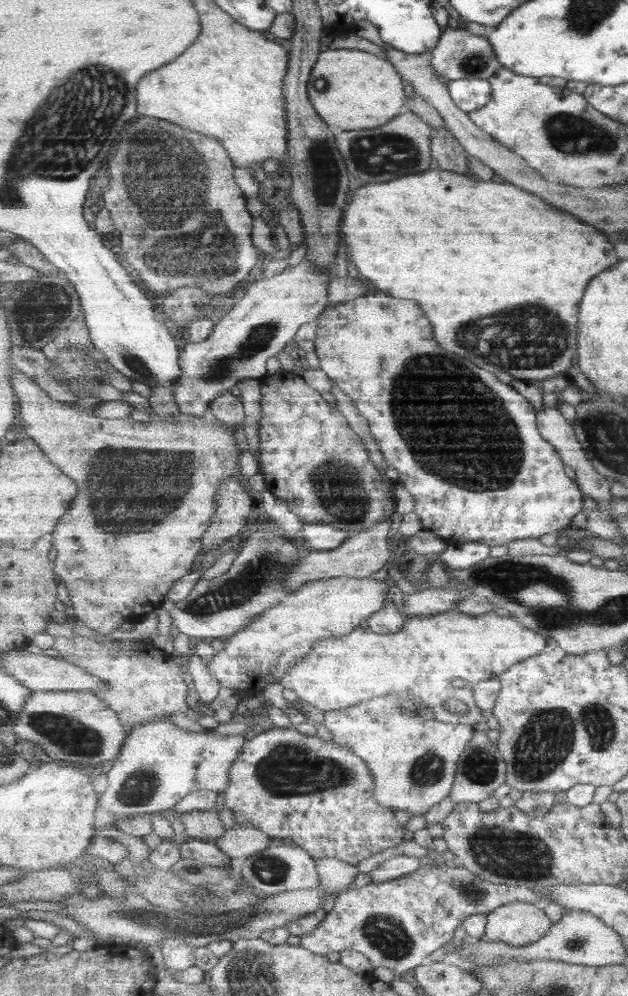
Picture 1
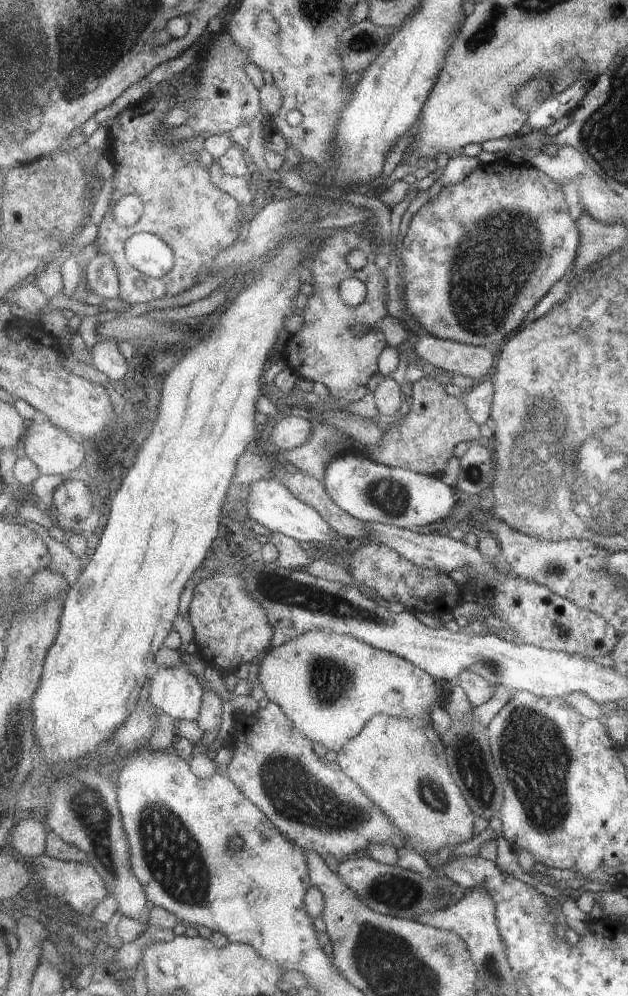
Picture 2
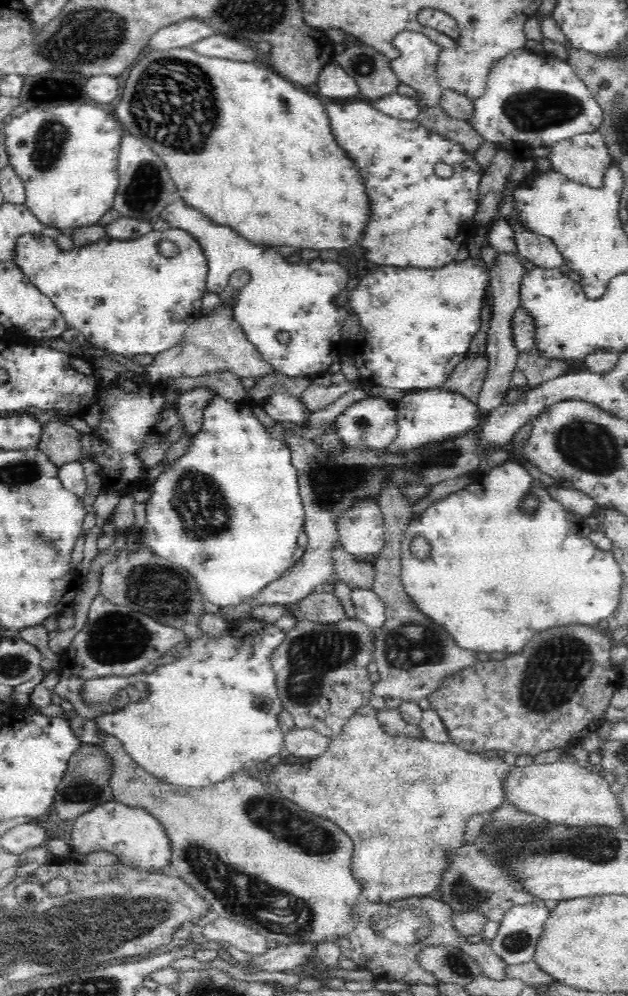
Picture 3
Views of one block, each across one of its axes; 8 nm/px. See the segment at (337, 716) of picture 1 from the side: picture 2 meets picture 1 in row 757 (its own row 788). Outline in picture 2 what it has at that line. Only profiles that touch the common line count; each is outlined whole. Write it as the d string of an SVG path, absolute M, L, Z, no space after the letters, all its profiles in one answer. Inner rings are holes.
M387 714L375 716L361 732L361 738L349 742L336 761L349 778L361 788L361 793L402 833L404 840L428 862L443 848L451 850L475 837L477 812L468 802L450 763L443 740L433 728L430 715L421 719L396 718Z

